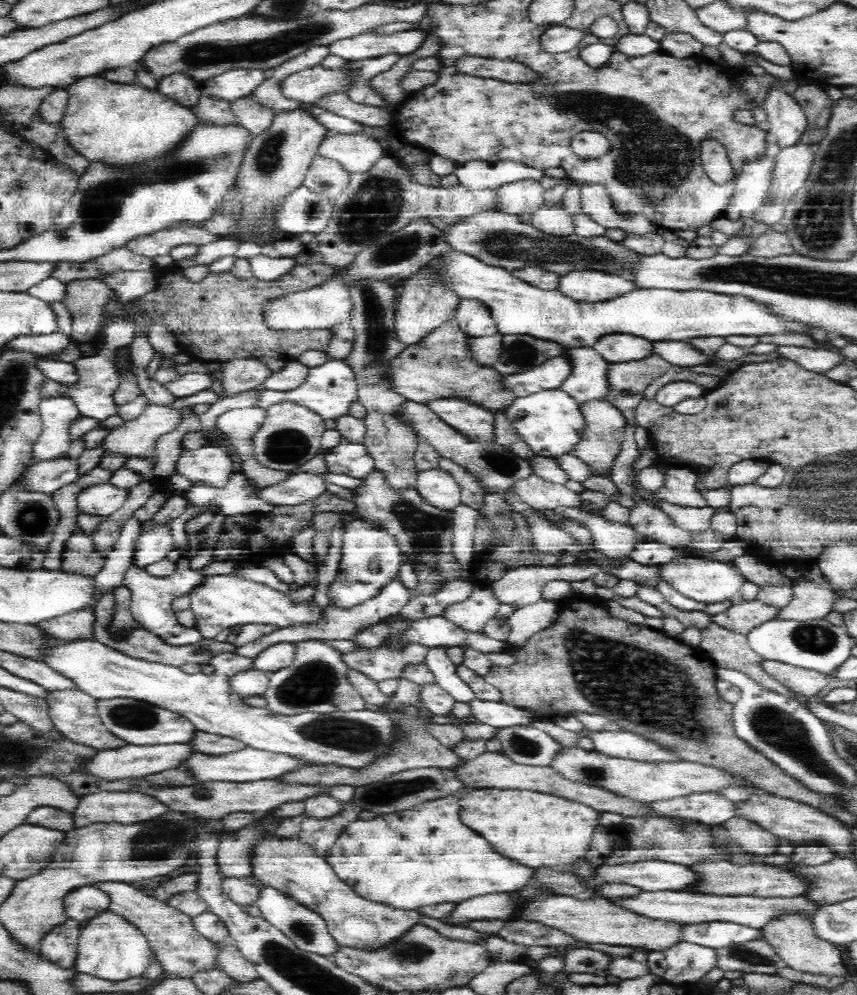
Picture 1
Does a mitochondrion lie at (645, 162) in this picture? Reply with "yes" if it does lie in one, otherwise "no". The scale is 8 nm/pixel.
yes

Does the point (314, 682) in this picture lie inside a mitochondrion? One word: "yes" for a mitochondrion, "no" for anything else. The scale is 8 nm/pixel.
yes

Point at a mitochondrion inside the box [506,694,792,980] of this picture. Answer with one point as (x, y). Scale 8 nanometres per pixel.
(750, 956)

